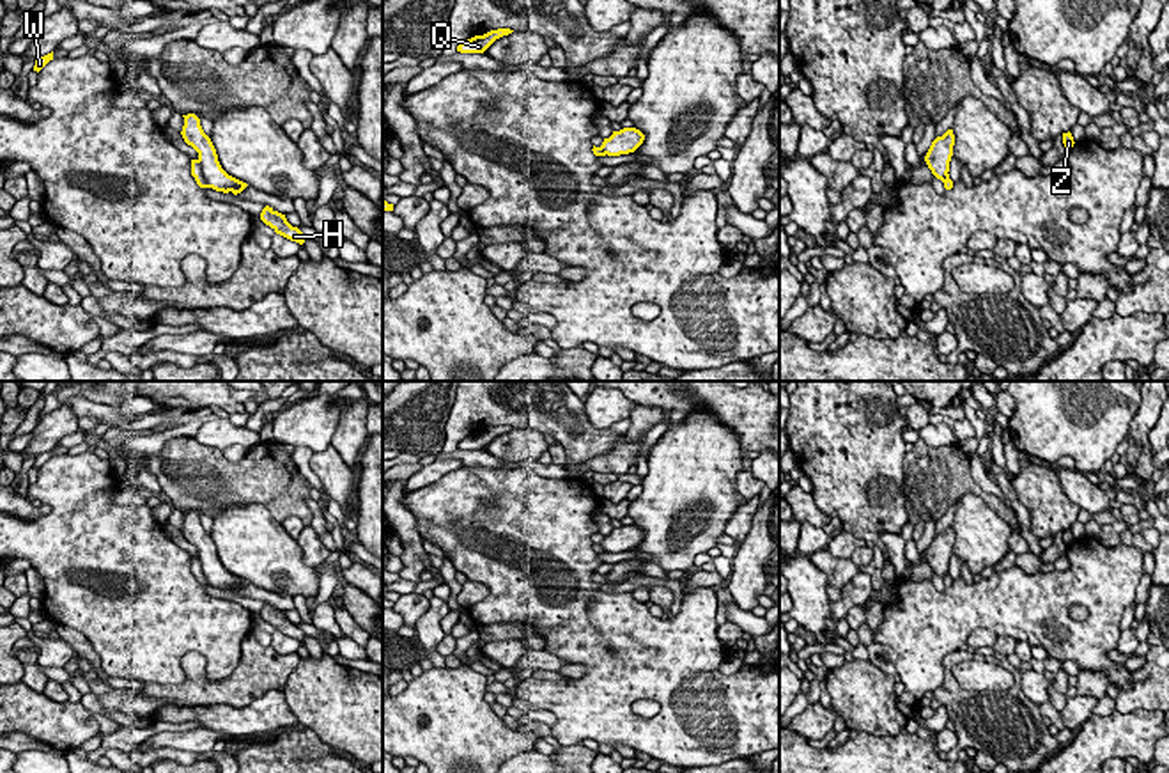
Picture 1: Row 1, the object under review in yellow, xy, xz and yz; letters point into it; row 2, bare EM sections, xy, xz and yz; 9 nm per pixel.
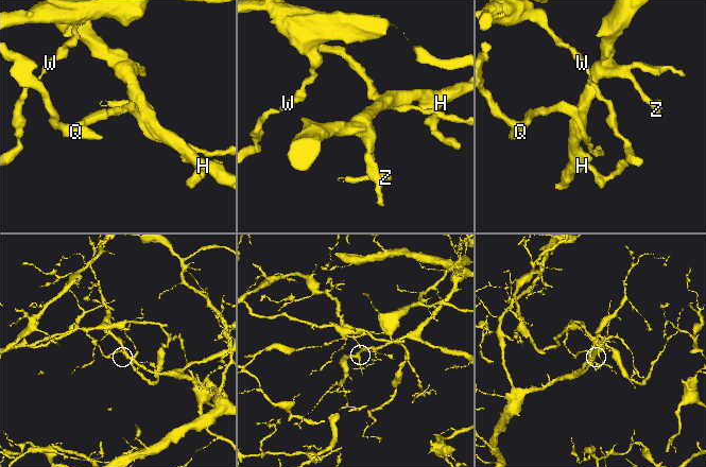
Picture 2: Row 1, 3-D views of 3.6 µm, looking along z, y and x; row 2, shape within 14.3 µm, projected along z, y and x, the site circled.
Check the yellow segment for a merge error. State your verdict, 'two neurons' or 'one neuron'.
two neurons

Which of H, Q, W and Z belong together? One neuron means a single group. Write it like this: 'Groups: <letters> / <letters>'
Groups: H Z / Q W

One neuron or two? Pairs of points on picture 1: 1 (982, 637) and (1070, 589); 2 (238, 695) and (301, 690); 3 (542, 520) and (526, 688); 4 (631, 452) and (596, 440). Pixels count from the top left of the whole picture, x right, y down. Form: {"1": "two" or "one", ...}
{"1": "two", "2": "two", "3": "one", "4": "two"}

